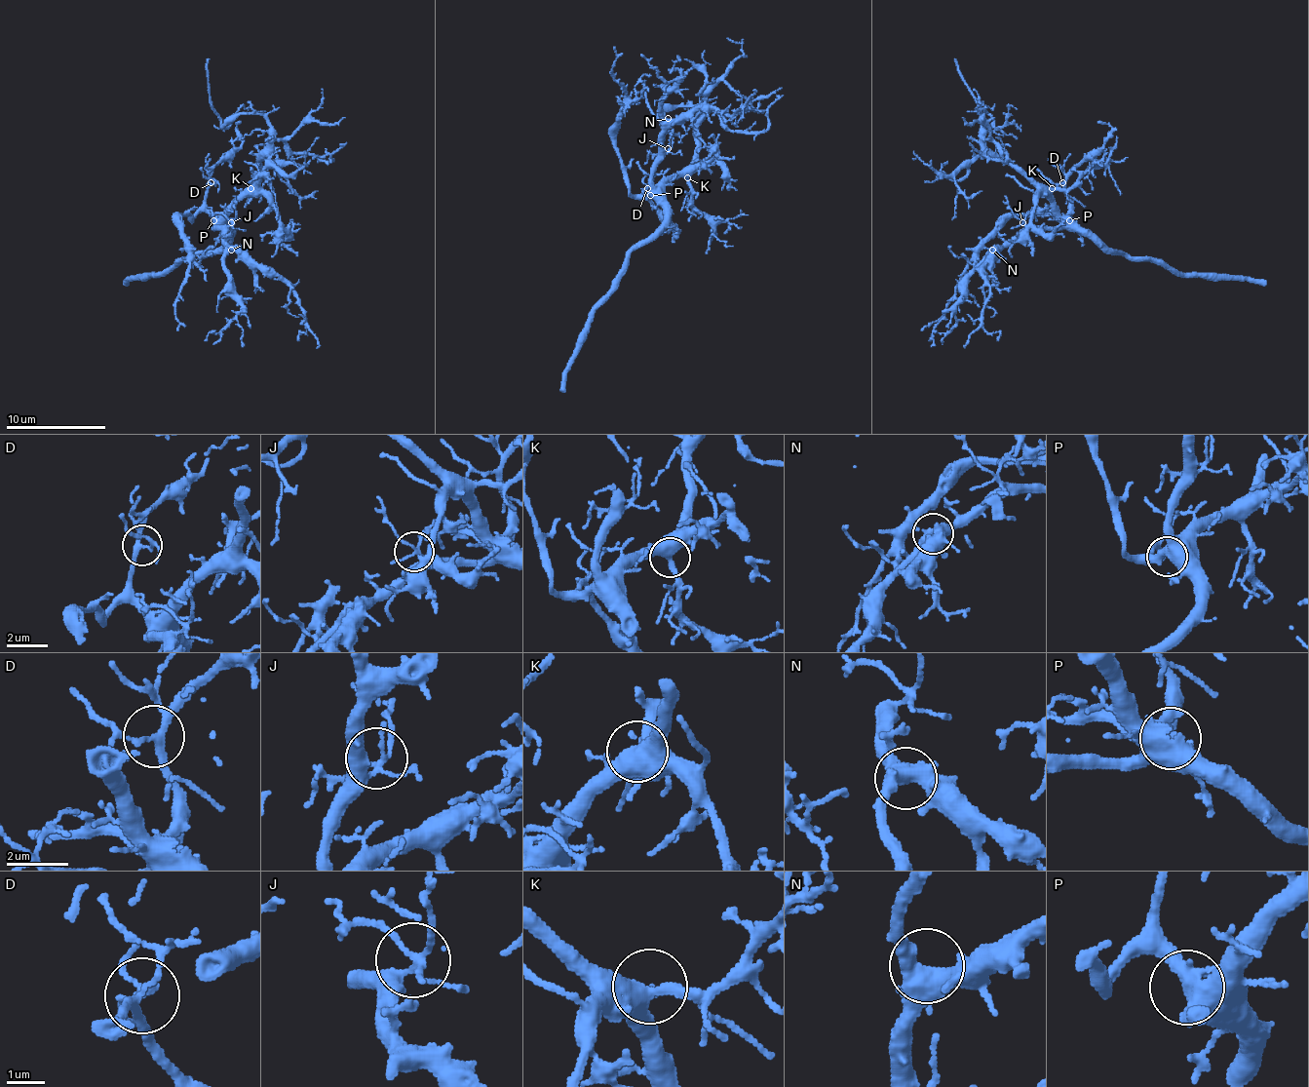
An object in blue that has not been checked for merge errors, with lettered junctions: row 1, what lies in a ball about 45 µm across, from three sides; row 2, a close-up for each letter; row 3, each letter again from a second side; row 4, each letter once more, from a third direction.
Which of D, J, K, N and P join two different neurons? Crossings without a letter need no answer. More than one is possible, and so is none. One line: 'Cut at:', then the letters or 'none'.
Cut at: none

